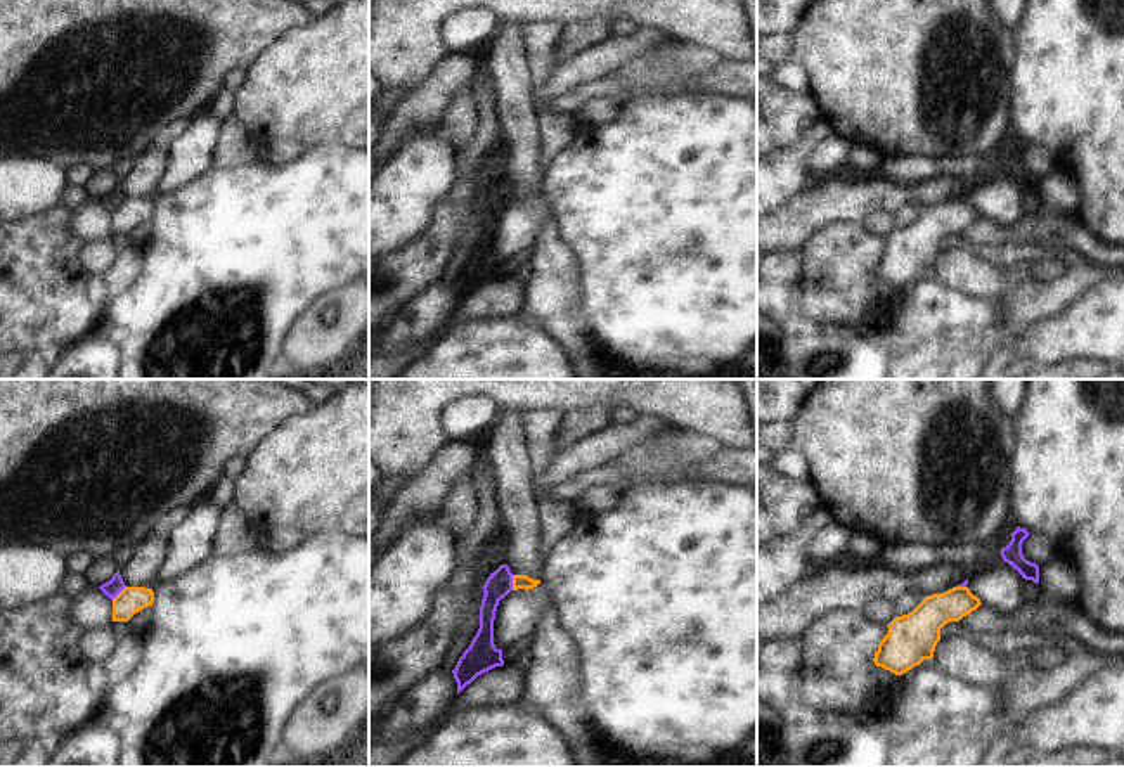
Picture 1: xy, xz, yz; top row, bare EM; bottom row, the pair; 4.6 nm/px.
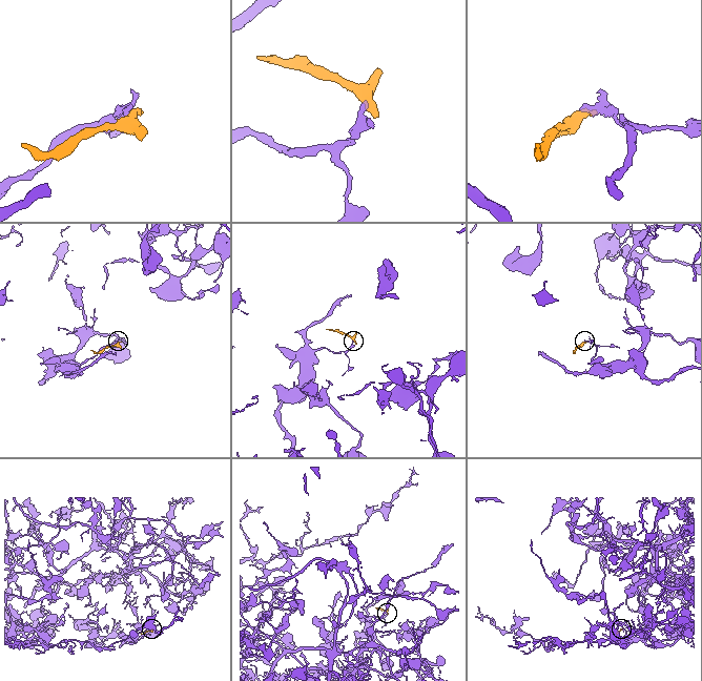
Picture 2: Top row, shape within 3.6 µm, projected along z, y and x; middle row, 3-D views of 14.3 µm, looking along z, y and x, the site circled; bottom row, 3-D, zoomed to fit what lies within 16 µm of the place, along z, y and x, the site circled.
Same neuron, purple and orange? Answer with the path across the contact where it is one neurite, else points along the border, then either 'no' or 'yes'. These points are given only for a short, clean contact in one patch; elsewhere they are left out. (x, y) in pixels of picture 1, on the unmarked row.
border along xz (511, 187), (513, 201); no

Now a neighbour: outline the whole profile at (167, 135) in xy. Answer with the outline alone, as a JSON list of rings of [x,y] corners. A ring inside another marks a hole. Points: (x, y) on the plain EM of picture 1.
[[[185,116],[173,119],[166,128],[158,133],[151,145],[168,149],[170,144],[187,128],[189,123],[191,118]]]

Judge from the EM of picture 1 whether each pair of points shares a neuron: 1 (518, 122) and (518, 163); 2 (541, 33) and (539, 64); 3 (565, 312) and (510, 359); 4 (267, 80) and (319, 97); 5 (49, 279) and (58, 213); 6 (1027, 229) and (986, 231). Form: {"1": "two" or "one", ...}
{"1": "one", "2": "one", "3": "two", "4": "one", "5": "one", "6": "one"}

